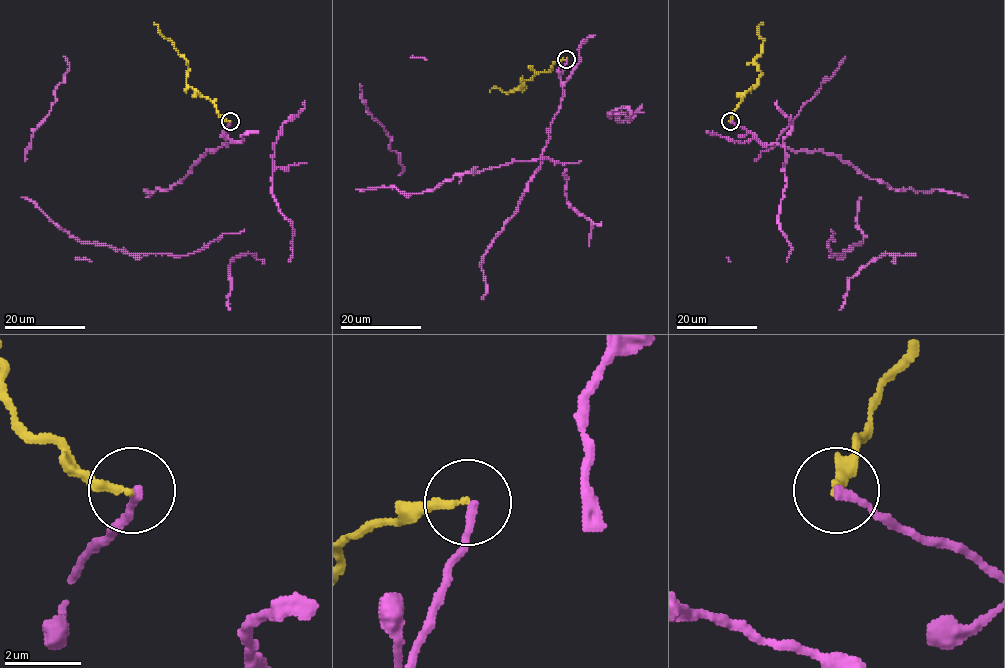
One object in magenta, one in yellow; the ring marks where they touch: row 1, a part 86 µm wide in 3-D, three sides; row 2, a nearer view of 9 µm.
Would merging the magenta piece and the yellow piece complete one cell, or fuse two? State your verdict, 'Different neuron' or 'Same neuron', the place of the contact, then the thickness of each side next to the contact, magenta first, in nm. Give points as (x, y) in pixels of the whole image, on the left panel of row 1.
Different neuron. Place: (230, 121). Thickness 240 nm (magenta) against 200 nm

